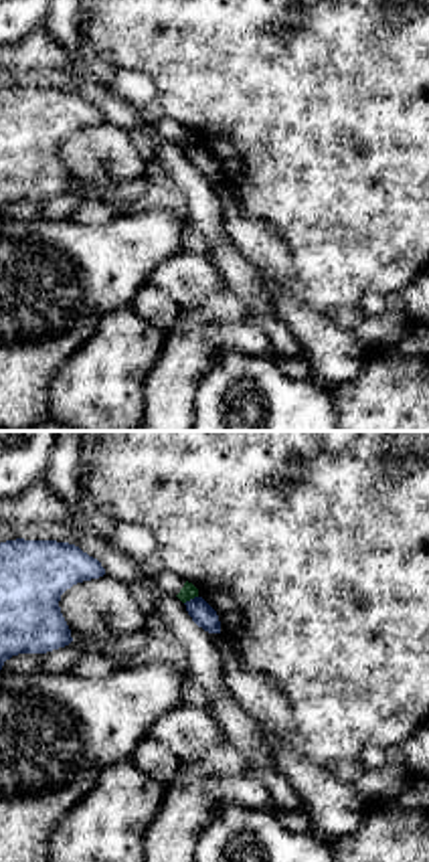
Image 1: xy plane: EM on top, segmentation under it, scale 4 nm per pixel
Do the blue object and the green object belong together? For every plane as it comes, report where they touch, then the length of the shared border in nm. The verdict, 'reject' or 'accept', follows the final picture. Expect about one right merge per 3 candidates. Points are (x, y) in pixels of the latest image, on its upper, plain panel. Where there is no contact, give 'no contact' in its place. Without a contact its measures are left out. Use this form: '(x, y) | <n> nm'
(191, 146) | 70 nm

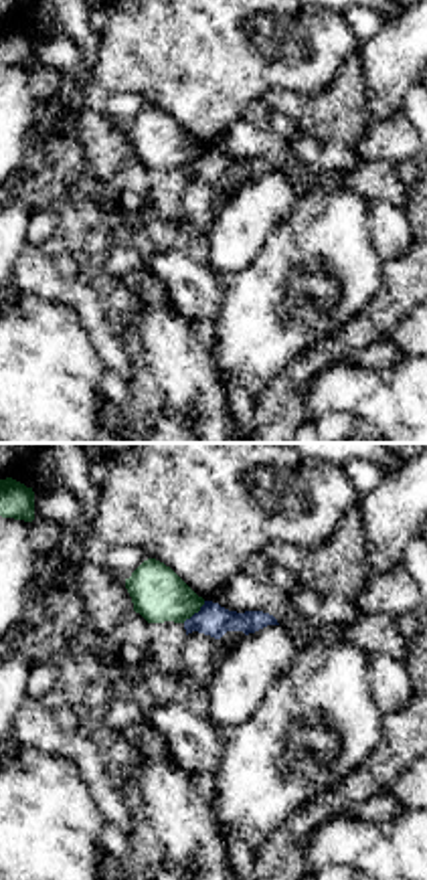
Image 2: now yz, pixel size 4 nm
(195, 160) | 130 nm

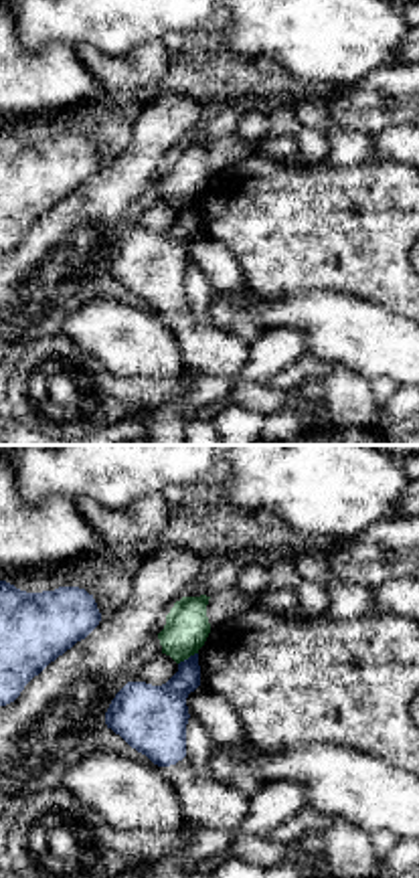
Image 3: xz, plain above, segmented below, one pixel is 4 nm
(189, 205) | 90 nm

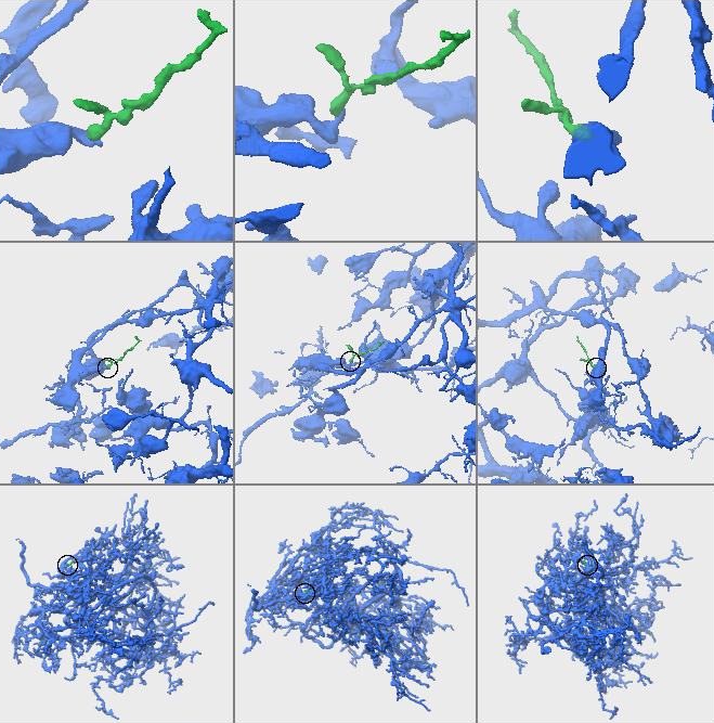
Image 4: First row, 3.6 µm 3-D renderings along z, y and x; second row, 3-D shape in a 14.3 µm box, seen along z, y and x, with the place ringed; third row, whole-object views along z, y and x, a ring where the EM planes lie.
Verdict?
reject

